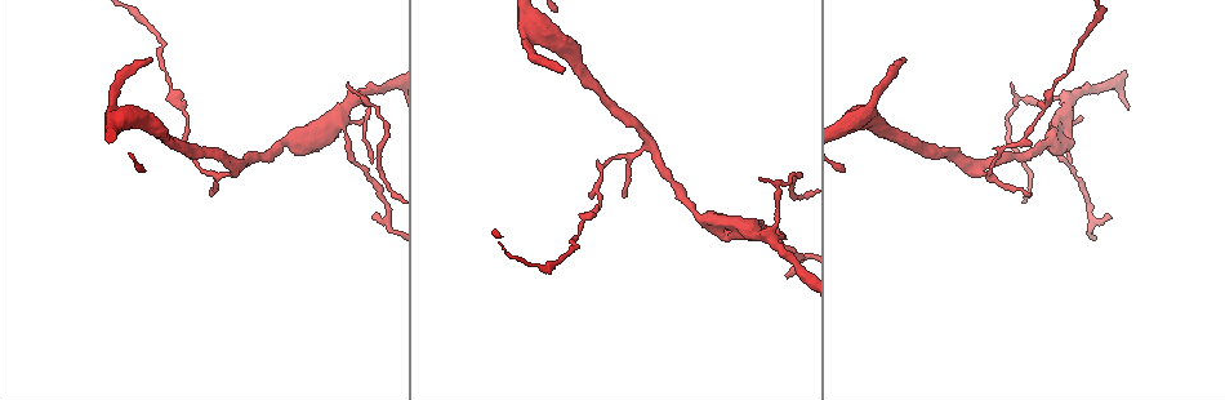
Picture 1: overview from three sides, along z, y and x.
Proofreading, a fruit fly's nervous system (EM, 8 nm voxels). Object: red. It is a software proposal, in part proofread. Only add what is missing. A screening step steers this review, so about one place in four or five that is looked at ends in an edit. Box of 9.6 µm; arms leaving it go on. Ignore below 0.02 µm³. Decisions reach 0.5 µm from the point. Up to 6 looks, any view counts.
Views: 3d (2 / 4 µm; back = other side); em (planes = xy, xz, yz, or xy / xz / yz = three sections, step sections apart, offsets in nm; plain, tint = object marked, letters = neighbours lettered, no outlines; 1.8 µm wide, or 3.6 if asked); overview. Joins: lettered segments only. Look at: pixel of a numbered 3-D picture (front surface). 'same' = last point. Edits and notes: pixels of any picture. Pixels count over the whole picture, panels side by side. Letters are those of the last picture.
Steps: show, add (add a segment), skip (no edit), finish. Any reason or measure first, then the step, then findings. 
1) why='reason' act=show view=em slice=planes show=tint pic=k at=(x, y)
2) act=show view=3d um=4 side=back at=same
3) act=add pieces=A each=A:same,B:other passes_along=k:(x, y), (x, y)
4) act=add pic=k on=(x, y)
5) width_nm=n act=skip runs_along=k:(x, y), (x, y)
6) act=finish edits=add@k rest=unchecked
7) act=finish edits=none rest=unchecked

why='free end' act=show view=3d um=2 pic=1 at=(902, 59)

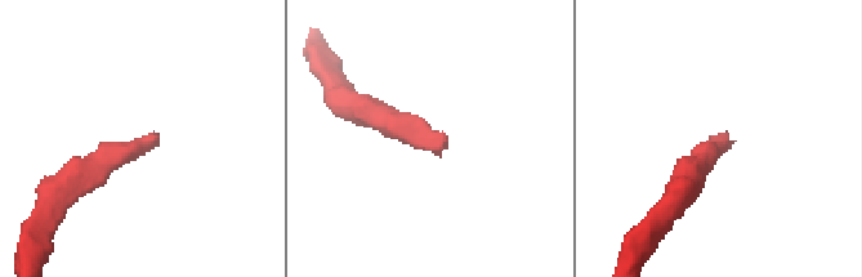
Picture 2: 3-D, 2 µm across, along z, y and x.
why='shape alone is not enough' act=show view=em slice=planes show=tint pic=2 at=(723, 137)

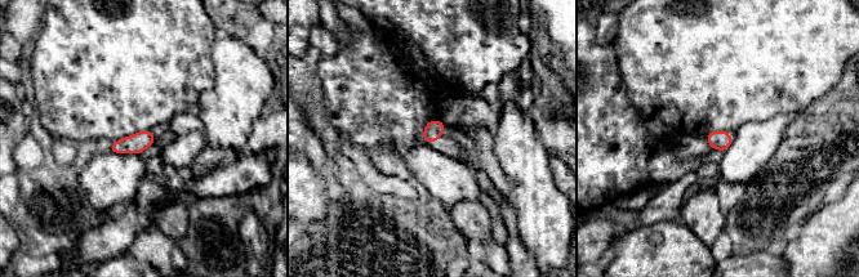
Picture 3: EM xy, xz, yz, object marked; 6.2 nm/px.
act=show view=em slice=planes show=letters at=same

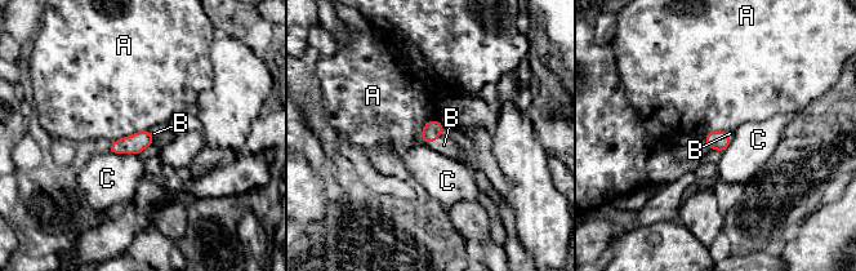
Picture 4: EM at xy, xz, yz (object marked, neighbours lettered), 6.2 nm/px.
width_nm=110 act=add pieces=B each=A:other,B:same,C:other found='the neuron continues'

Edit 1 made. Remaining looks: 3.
act=show view=overview

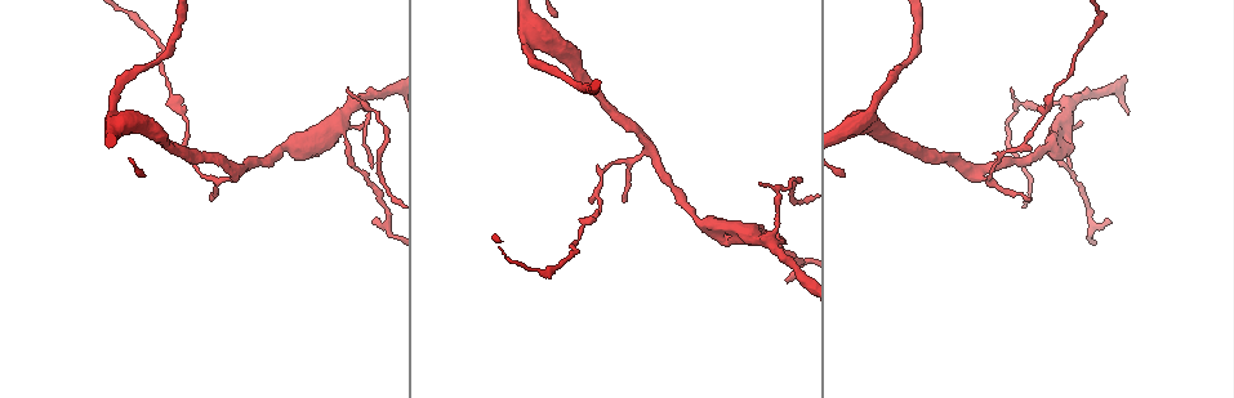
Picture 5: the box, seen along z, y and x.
why='an open end' act=show view=3d um=4 pic=5 at=(726, 243)

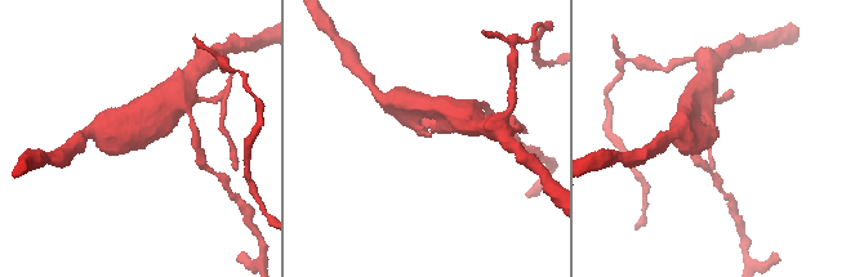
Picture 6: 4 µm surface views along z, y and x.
why='shape alone is not enough' act=show view=em slice=planes show=letters pic=6 at=(431, 137)

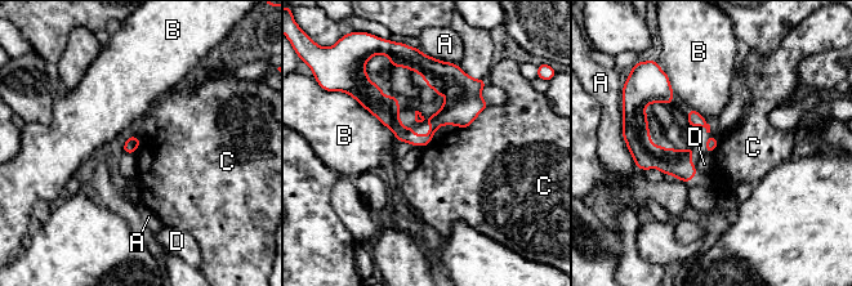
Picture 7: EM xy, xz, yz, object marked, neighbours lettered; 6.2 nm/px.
act=skip each=A:other,B:other,C:other,D:other border=7:(490, 104), (468, 125), (460, 129) found='none of them fits'

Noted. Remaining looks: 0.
act=finish edits=add@4 rest=unchecked

